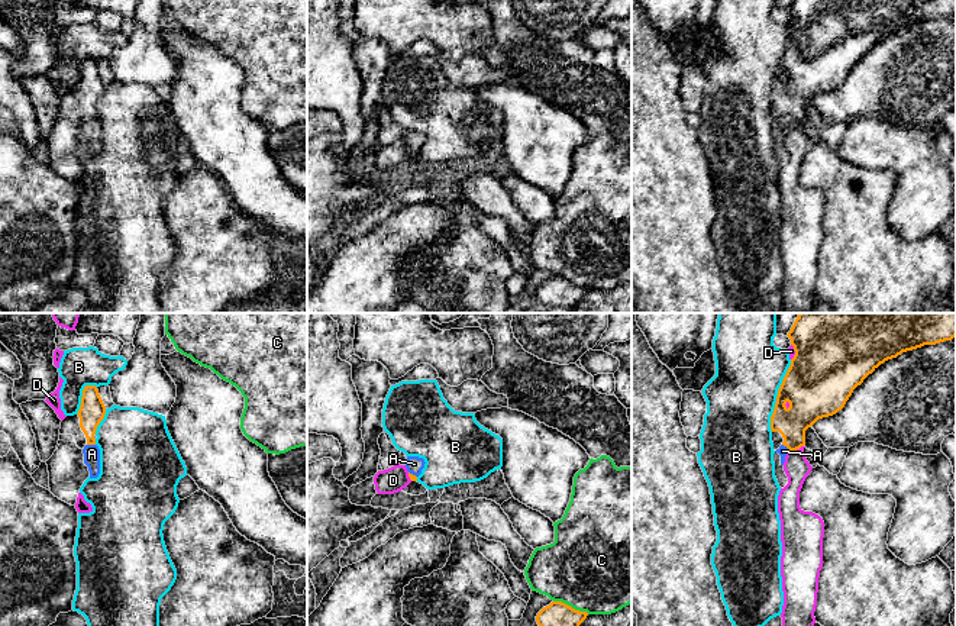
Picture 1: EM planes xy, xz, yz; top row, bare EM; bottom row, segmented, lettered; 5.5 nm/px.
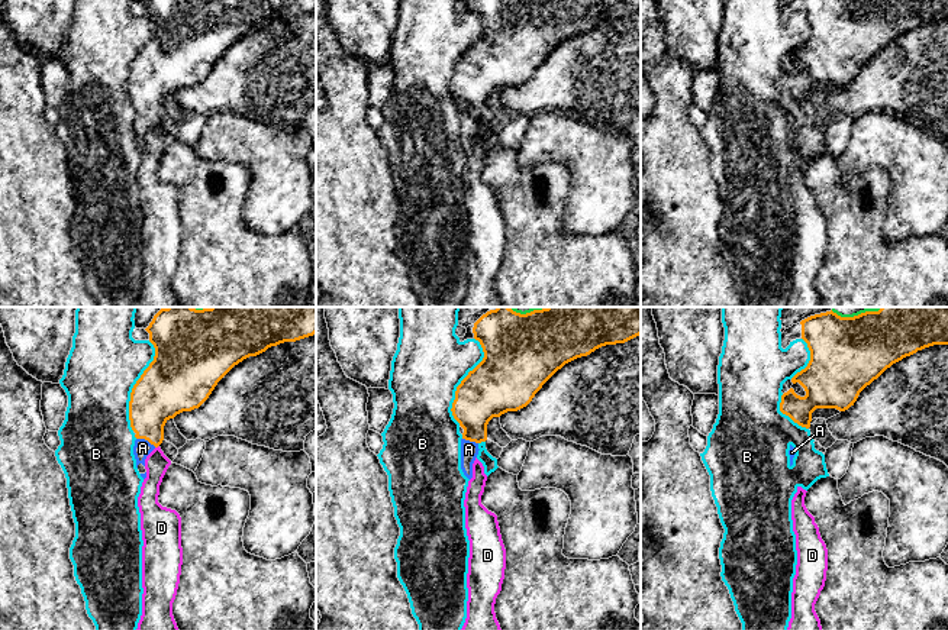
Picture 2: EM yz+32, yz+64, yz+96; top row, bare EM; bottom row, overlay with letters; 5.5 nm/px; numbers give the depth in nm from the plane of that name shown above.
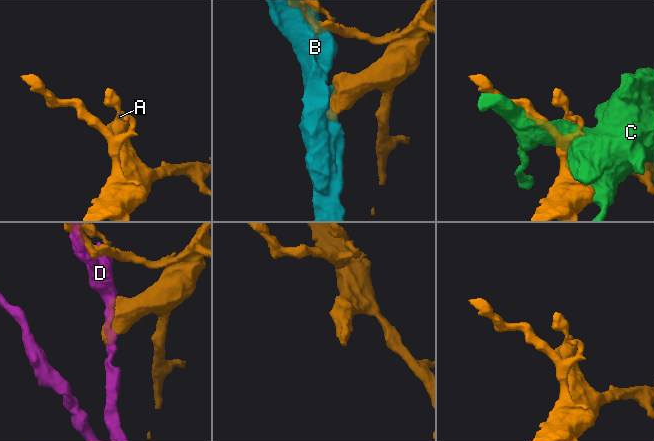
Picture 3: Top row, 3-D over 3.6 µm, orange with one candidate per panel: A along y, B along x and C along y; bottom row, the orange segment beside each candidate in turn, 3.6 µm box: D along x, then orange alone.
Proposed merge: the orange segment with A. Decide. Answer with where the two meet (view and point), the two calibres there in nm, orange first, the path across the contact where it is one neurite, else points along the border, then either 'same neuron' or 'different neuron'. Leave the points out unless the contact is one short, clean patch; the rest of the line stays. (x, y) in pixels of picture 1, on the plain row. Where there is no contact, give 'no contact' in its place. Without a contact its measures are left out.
contact xy (91, 119); calibres 150 and 100 nm; way xy (91, 87), (91, 119), (91, 129); same neuron

